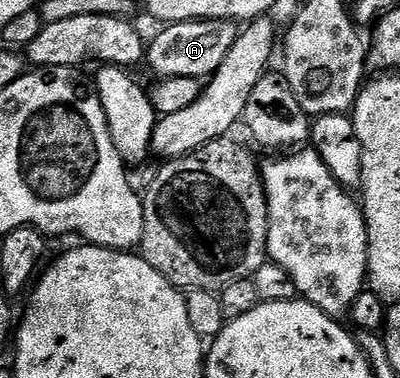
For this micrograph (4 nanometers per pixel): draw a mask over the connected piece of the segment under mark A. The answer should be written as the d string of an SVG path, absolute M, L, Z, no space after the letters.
M172 21L164 24L155 38L150 38L145 49L145 61L156 73L156 78L169 81L181 79L210 78L225 63L233 43L241 32L234 21Z

